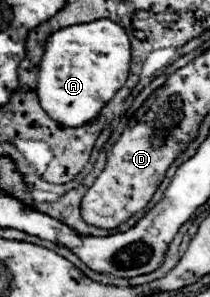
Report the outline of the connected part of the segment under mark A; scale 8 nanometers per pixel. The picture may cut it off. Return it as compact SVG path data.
M111 19L71 25L53 33L45 45L39 67L37 95L43 110L67 127L81 127L93 121L115 91L125 85L131 65L131 44L128 35Z

